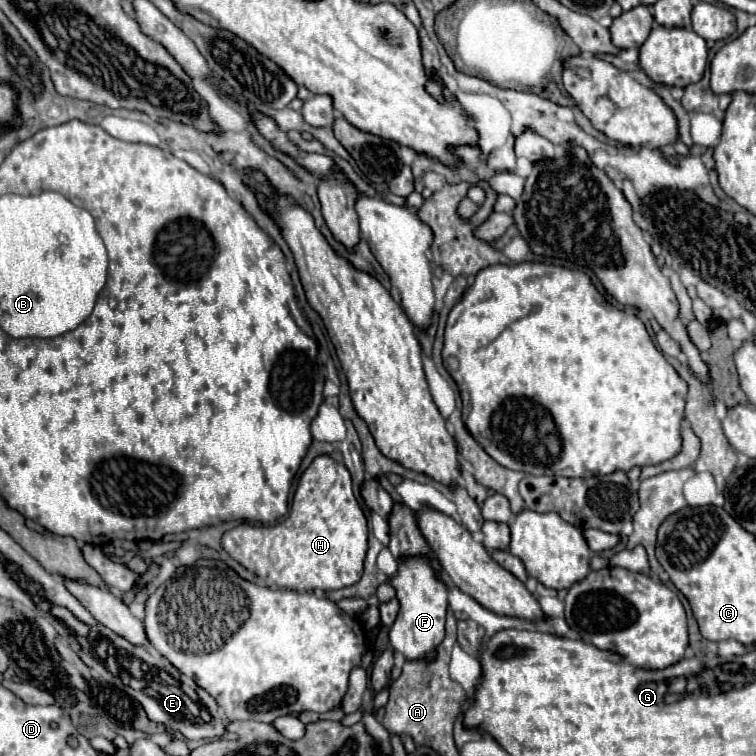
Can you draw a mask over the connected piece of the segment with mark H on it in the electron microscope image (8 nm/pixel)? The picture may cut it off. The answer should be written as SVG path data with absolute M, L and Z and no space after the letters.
M323 454L317 456L301 474L297 490L293 494L291 512L285 520L271 526L239 524L223 534L221 544L233 560L251 570L265 586L277 584L295 592L309 592L315 588L339 590L357 584L363 574L363 560L367 552L367 520L363 510L359 508L359 502L353 496L349 470L341 462L335 462L331 456Z

